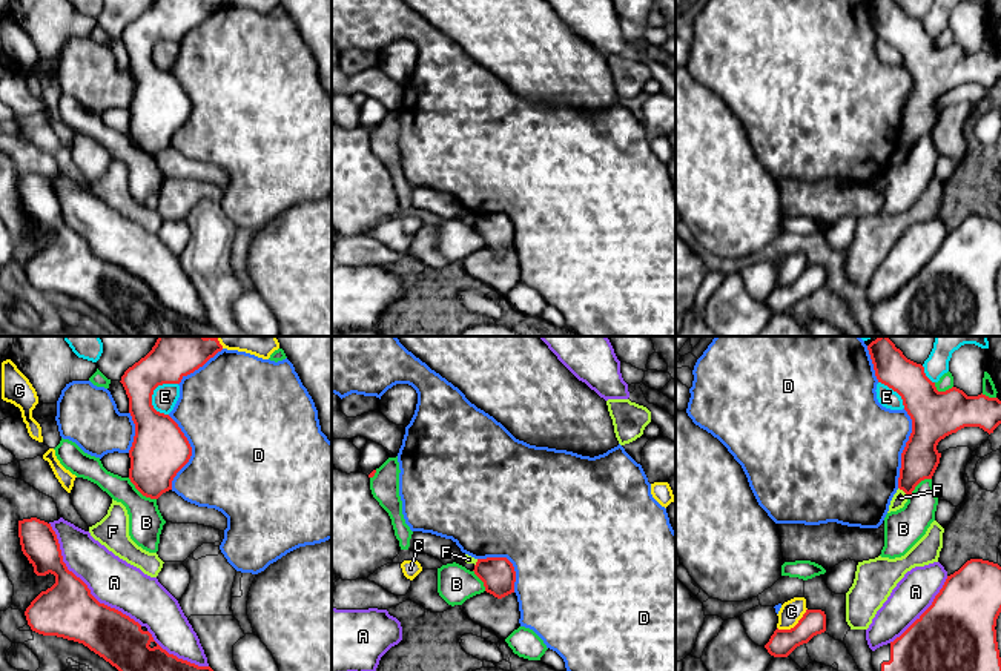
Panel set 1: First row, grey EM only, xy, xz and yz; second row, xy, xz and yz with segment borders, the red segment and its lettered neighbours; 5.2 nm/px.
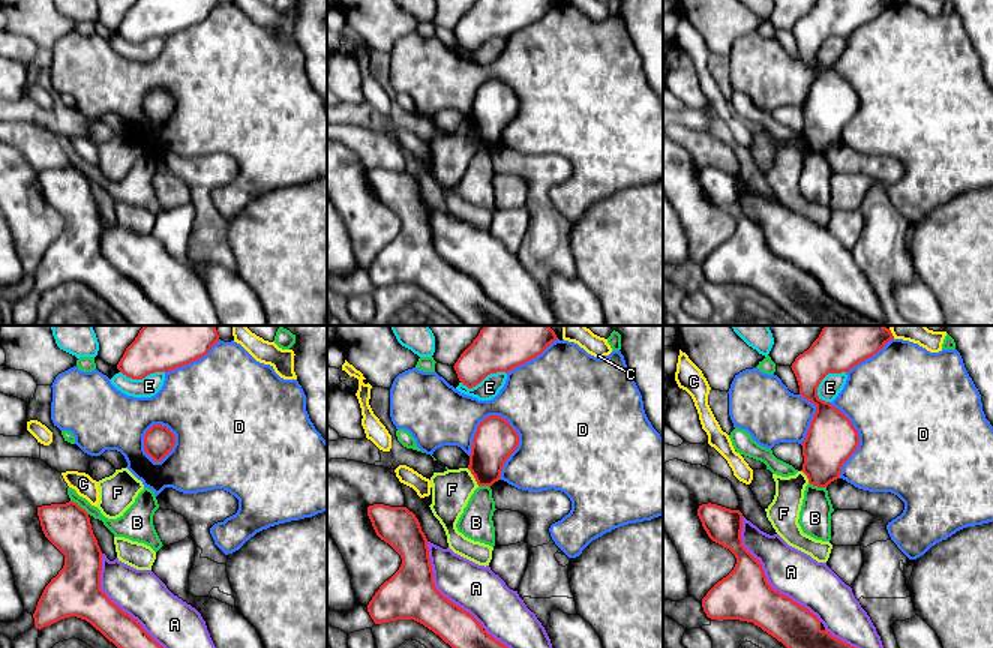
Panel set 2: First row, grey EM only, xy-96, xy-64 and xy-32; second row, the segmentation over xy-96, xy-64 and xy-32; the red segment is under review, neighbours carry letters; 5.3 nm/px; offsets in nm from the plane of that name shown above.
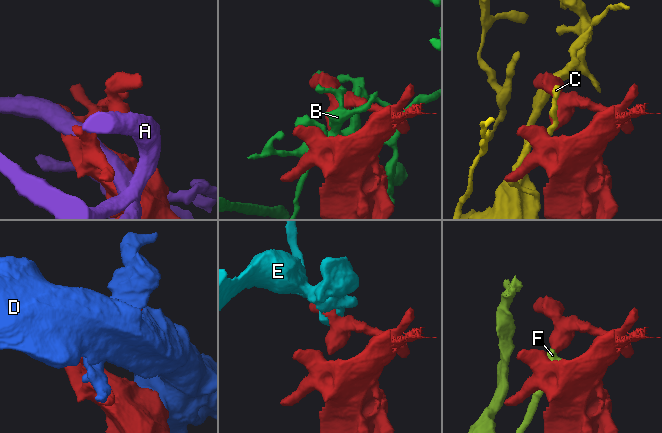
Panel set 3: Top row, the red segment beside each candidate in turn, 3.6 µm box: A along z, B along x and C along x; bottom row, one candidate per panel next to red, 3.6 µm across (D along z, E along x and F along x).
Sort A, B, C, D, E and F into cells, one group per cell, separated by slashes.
A / B / C / D / E F

